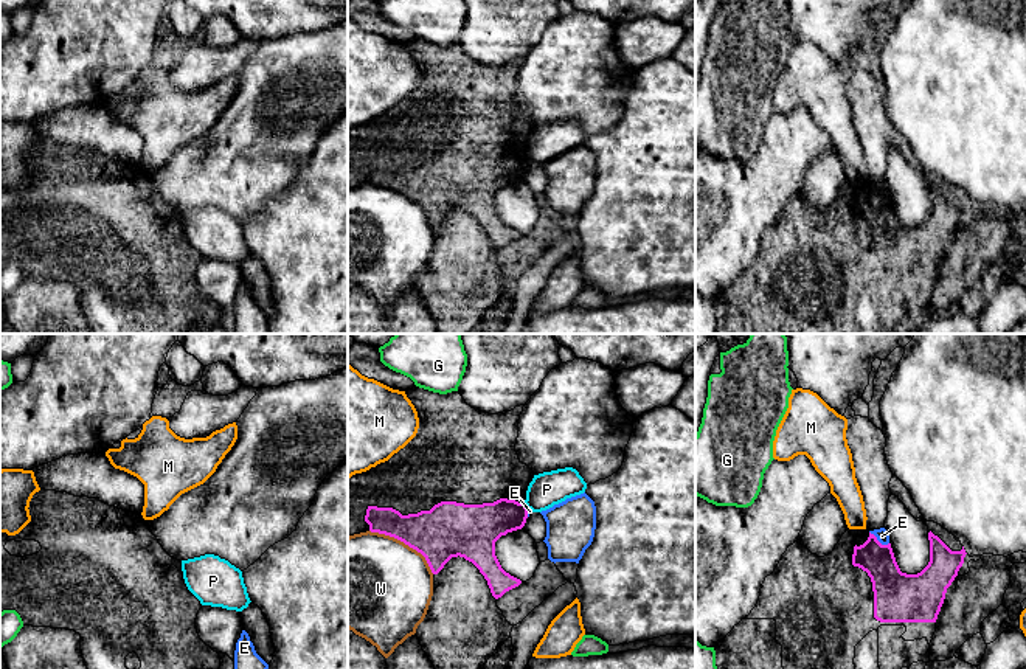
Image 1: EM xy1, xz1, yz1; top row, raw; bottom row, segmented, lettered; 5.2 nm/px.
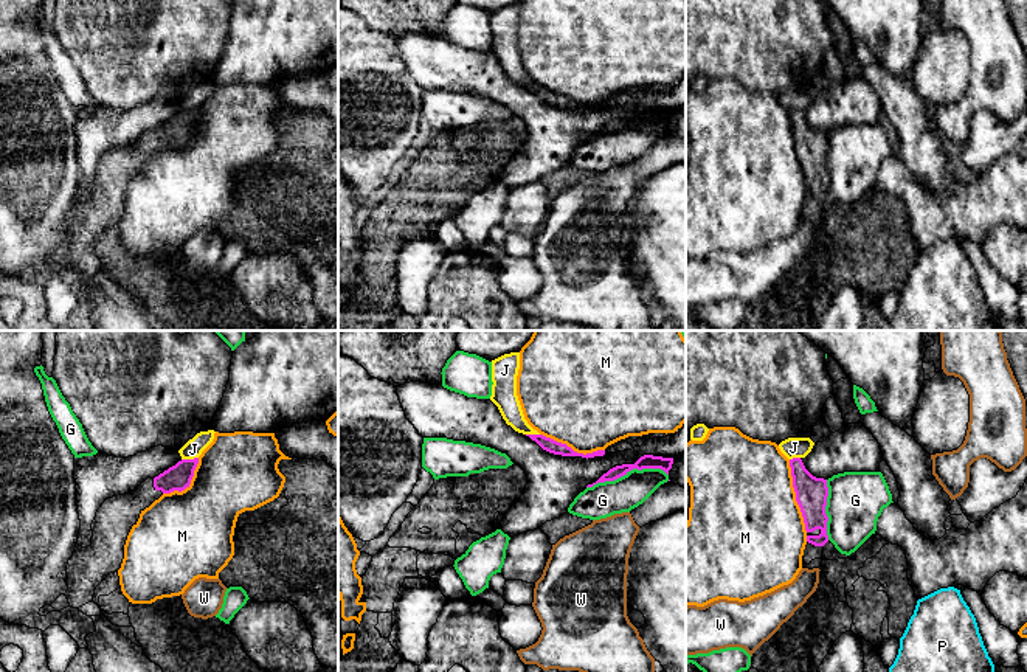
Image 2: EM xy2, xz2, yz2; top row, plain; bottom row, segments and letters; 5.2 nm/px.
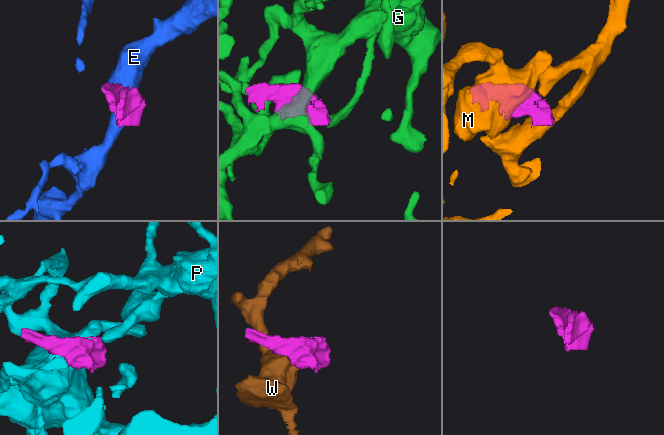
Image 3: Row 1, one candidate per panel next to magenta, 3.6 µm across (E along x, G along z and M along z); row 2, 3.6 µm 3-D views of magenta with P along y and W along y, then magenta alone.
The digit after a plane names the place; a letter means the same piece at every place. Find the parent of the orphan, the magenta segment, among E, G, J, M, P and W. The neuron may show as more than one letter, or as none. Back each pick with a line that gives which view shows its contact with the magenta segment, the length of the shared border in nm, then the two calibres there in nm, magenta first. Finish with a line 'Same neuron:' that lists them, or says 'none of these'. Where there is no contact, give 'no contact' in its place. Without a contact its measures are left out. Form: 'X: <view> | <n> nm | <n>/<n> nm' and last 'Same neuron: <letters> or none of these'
Same neuron: none of these

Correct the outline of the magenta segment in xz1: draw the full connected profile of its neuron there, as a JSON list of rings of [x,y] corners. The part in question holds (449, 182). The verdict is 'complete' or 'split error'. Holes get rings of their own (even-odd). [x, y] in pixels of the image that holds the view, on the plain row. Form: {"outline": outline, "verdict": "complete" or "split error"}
{"outline": [[[413,39],[405,47],[418,64],[418,85],[388,113],[348,130],[348,186],[371,183],[394,189],[421,205],[433,227],[438,227],[452,210],[464,210],[480,222],[492,248],[498,251],[522,236],[501,220],[495,208],[495,194],[508,185],[522,182],[528,171],[525,152],[534,126],[515,104],[518,71],[525,57],[489,67],[467,57],[459,43],[439,47]]], "verdict": "split error"}

